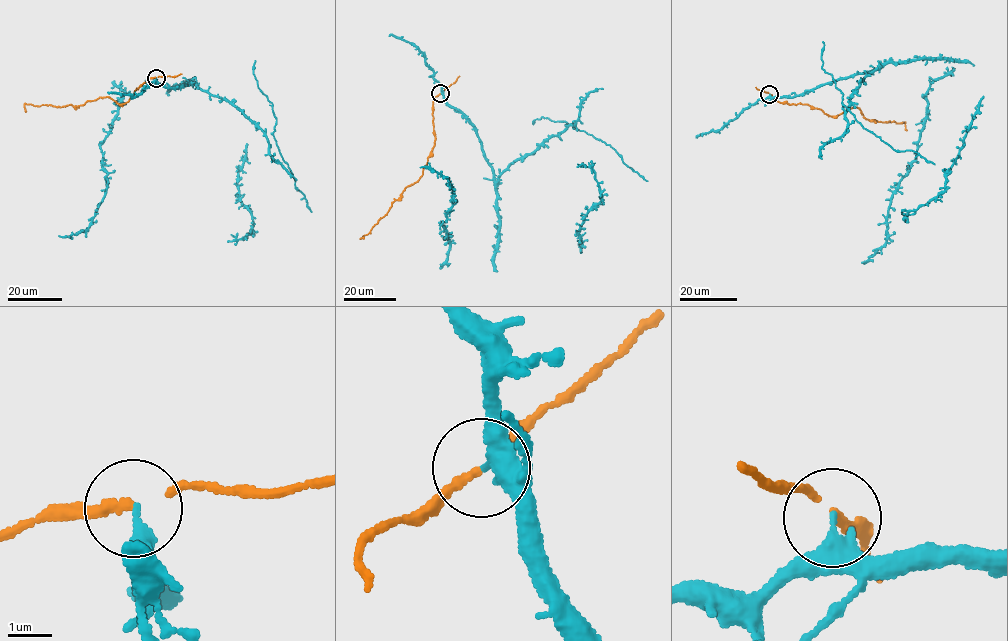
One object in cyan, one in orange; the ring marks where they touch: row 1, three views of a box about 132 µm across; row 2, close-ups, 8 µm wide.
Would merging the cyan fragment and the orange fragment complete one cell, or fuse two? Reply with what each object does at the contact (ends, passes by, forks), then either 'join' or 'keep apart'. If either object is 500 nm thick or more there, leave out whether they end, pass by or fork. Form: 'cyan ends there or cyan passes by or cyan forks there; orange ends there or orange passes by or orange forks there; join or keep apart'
cyan ends there; orange passes by; keep apart

